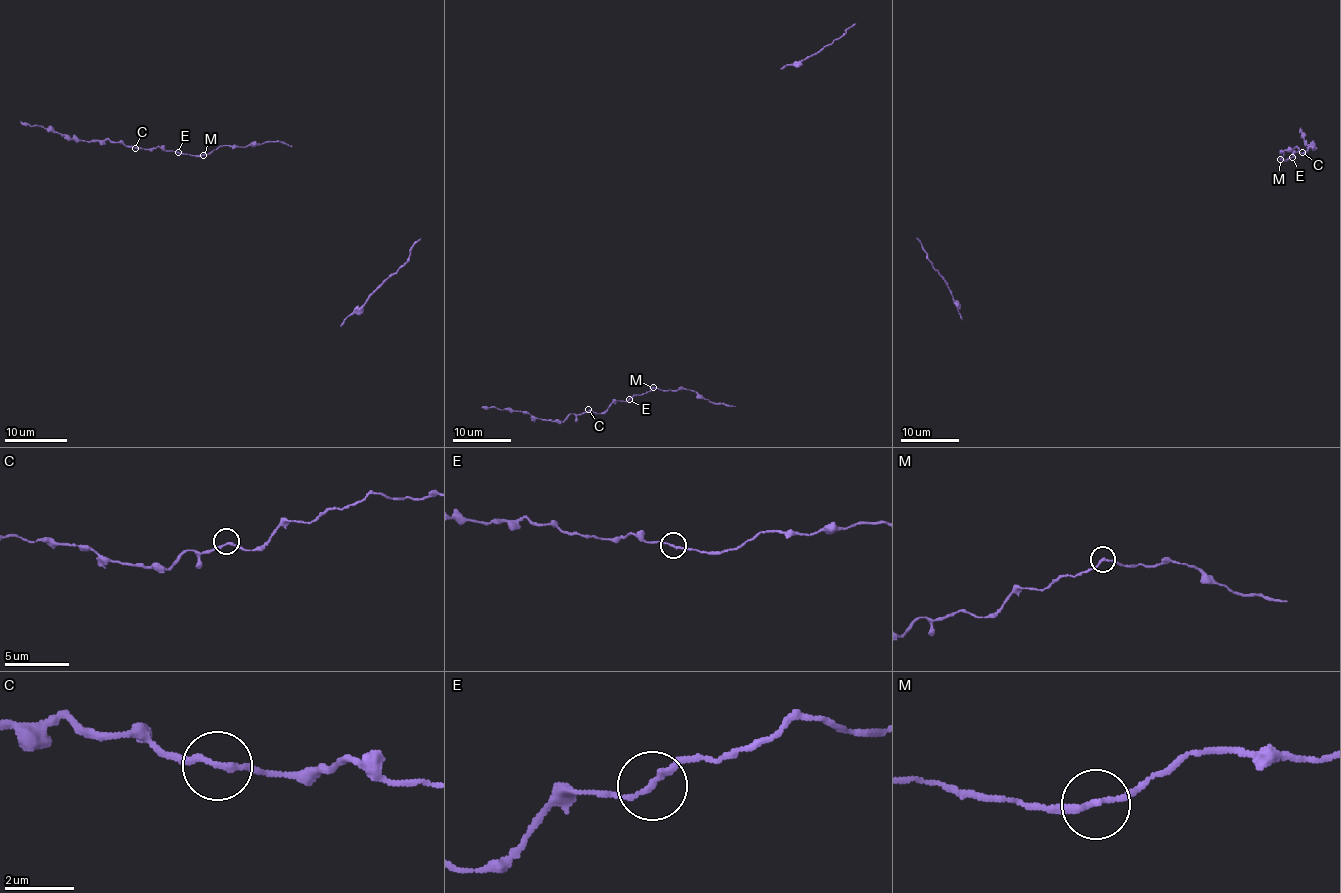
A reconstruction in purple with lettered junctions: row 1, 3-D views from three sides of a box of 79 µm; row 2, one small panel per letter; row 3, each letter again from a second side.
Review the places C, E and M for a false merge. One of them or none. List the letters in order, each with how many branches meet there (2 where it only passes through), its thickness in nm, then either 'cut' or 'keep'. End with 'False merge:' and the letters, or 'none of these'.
C: branches 2; calibre 180 nm; keep
E: branches 2; calibre 160 nm; keep
M: branches 2; calibre 160 nm; keep
False merge: none of these

